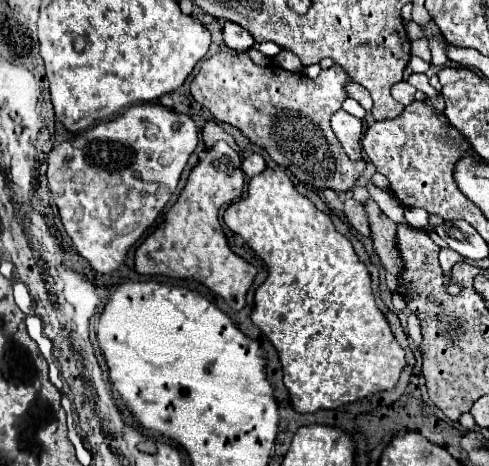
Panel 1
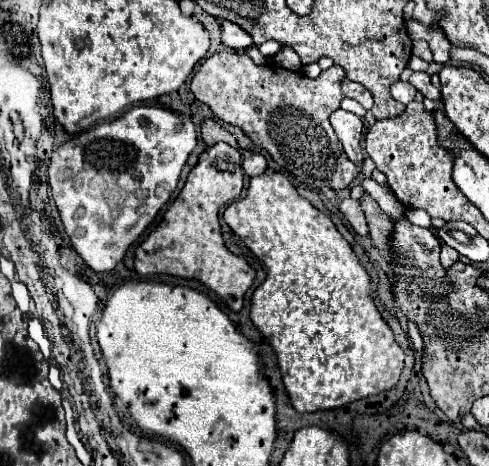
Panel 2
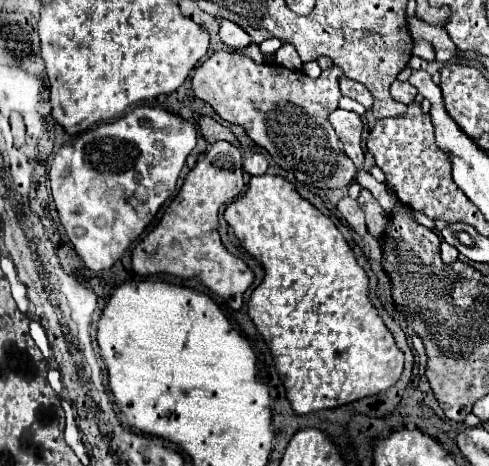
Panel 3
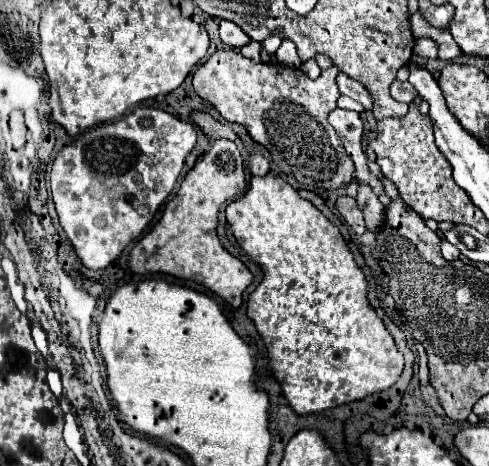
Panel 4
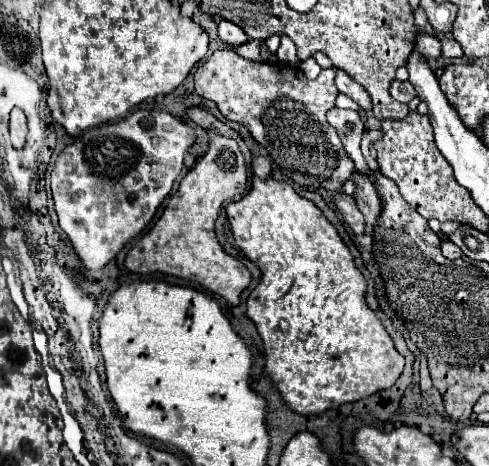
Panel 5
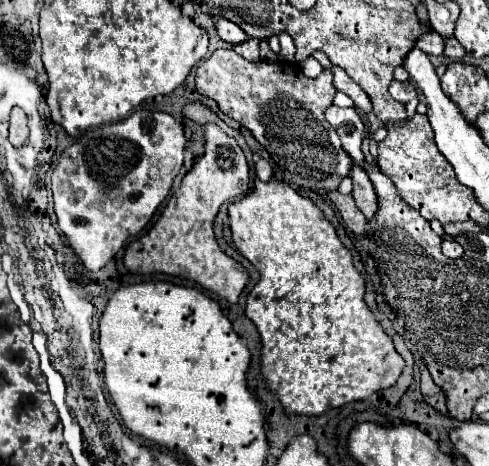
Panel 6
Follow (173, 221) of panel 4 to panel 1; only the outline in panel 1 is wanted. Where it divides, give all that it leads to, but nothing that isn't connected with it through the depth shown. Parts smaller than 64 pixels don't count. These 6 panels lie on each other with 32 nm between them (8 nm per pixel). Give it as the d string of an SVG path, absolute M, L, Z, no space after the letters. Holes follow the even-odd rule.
M224 140L216 142L204 152L200 162L192 168L178 202L166 212L160 228L136 248L136 272L146 276L170 276L192 278L222 296L232 310L246 306L246 292L254 282L256 268L244 258L236 256L220 226L218 212L226 204L242 198L244 174L240 168L240 156Z

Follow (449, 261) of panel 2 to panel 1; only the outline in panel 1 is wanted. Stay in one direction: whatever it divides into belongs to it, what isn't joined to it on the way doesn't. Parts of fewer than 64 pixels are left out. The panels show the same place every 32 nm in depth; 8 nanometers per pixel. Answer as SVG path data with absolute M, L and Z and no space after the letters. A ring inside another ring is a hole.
M452 248L440 250L440 266L442 266L442 272L444 272L444 274L450 274L452 266L454 266L456 262L462 262L462 260L464 260L464 258L462 258L458 252L454 252Z

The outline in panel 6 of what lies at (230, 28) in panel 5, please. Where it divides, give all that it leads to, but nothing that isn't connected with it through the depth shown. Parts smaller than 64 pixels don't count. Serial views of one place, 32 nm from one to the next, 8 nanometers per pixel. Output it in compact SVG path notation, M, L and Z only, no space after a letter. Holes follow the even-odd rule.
M218 18L216 28L218 28L218 36L228 44L240 44L248 40L248 36L244 36L244 30L226 18Z

